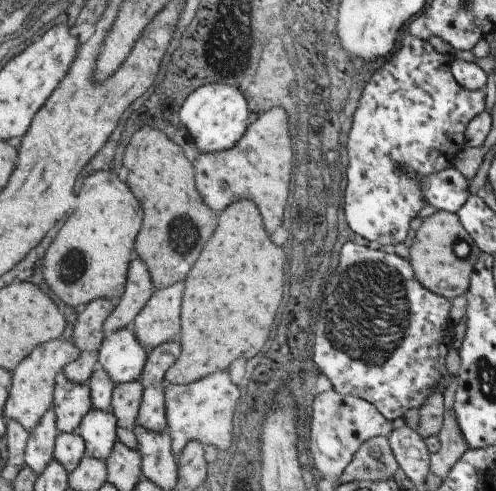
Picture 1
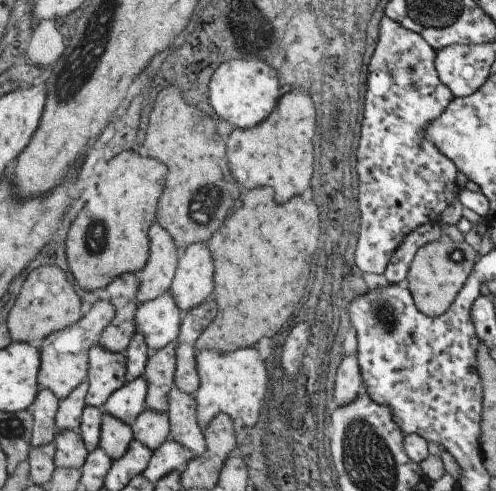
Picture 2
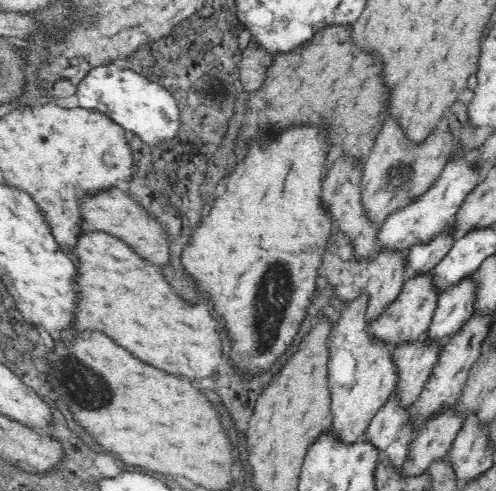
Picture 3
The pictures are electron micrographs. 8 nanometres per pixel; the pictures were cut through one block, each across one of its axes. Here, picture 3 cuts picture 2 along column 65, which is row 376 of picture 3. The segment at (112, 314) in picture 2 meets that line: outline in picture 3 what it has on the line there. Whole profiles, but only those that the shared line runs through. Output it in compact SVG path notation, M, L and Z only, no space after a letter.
M368 292L346 304L340 320L332 328L328 380L332 392L332 430L348 442L364 438L372 418L384 406L388 396L398 386L398 364L394 360L394 344L370 332L368 320Z

